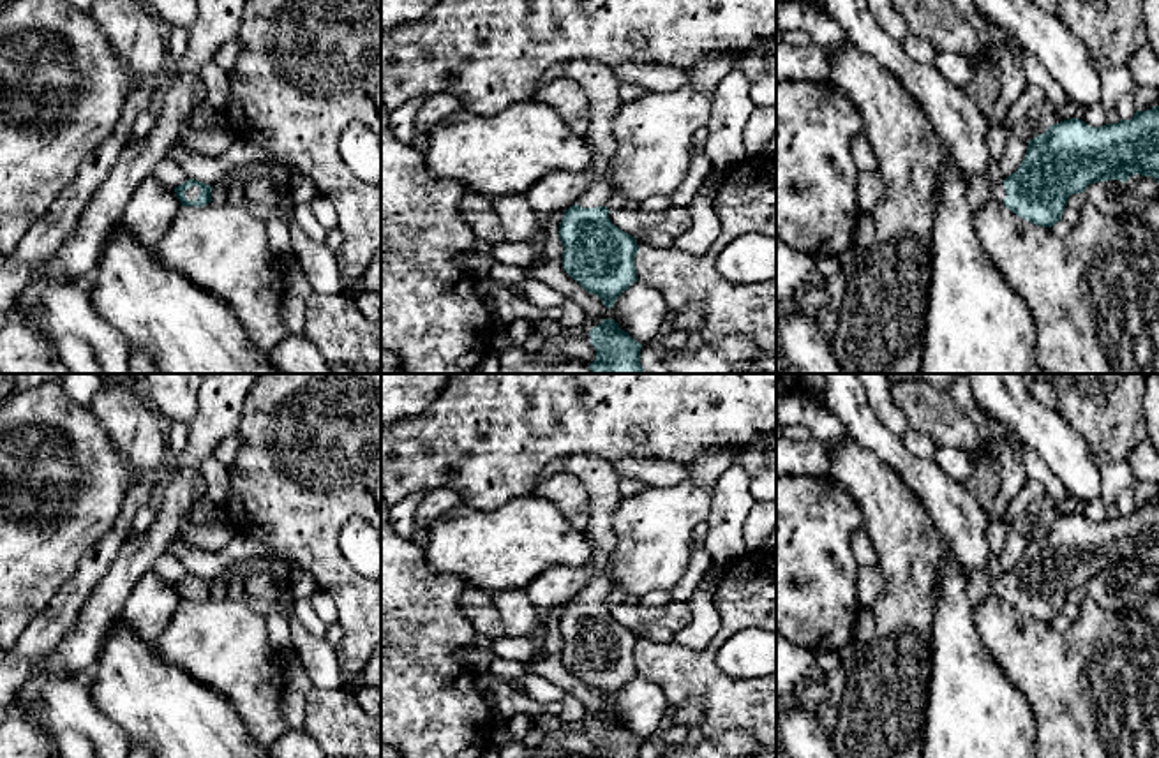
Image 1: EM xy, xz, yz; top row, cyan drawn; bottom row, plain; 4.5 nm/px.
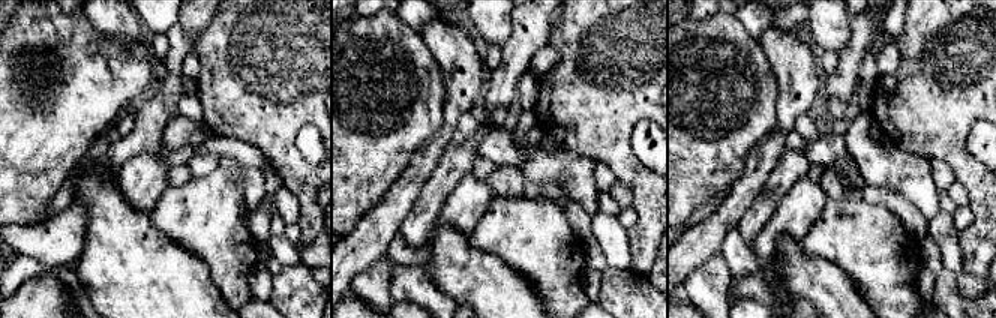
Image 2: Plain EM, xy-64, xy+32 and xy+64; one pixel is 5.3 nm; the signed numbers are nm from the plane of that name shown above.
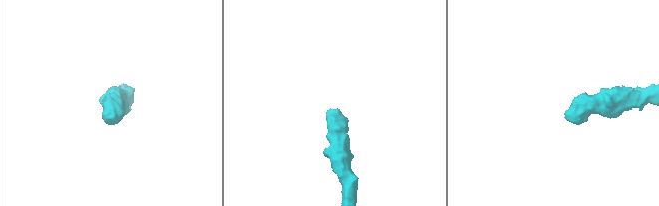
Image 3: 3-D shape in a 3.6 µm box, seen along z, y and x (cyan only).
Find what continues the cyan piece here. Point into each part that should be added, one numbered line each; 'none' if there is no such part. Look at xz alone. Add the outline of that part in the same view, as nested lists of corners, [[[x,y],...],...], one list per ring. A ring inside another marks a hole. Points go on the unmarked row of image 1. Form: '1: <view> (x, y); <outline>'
1: xz (602, 482); [[[565,457],[563,465],[563,472],[573,474],[584,483],[591,499],[586,536],[591,546],[593,576],[577,594],[577,599],[582,603],[605,601],[614,587],[609,576],[609,562],[616,546],[612,513],[621,501],[621,478],[614,469],[614,462],[602,457]]]

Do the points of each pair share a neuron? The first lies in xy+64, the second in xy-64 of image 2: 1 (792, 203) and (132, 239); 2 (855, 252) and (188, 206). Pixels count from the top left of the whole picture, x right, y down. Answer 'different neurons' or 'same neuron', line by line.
1: different neurons
2: same neuron

